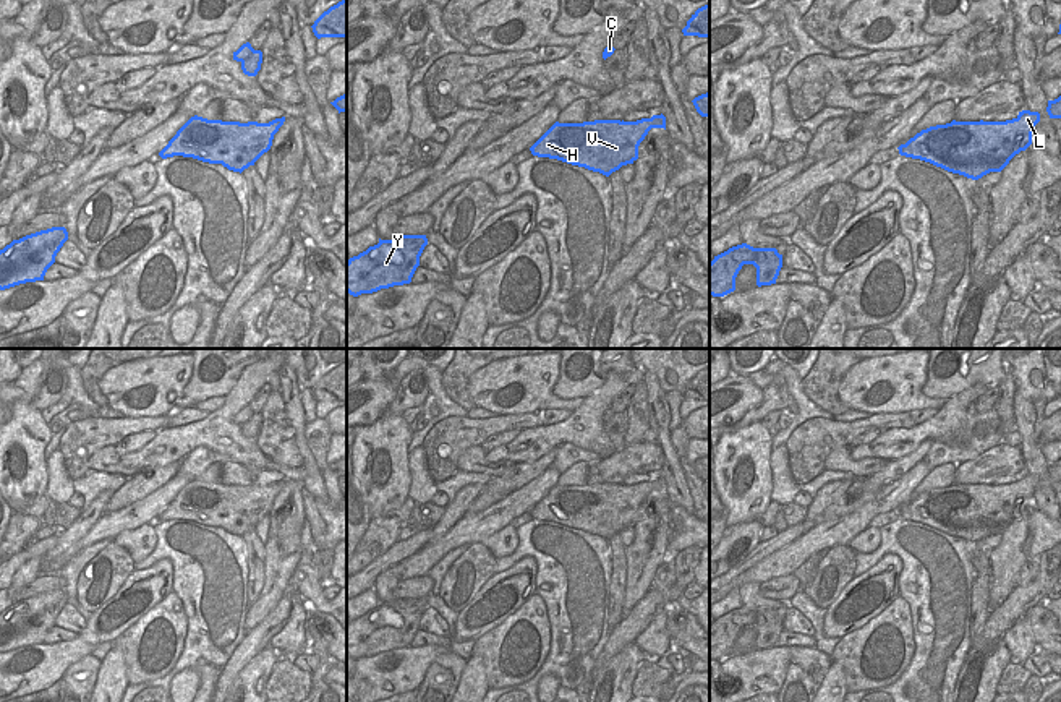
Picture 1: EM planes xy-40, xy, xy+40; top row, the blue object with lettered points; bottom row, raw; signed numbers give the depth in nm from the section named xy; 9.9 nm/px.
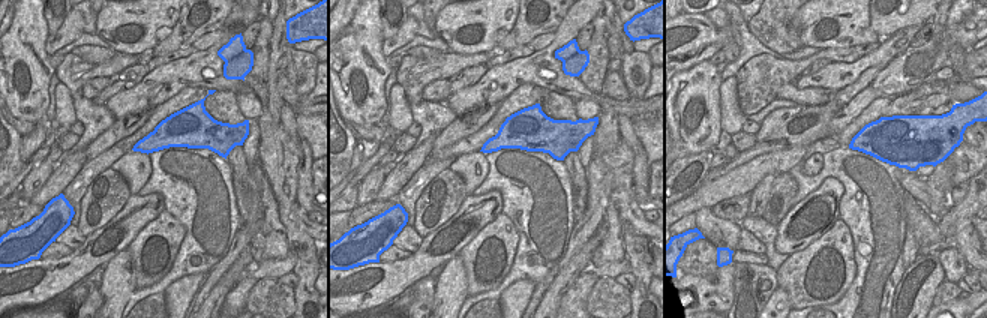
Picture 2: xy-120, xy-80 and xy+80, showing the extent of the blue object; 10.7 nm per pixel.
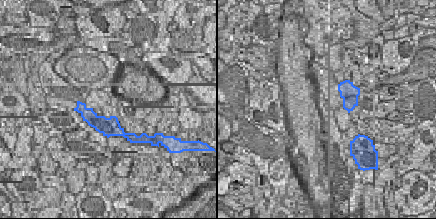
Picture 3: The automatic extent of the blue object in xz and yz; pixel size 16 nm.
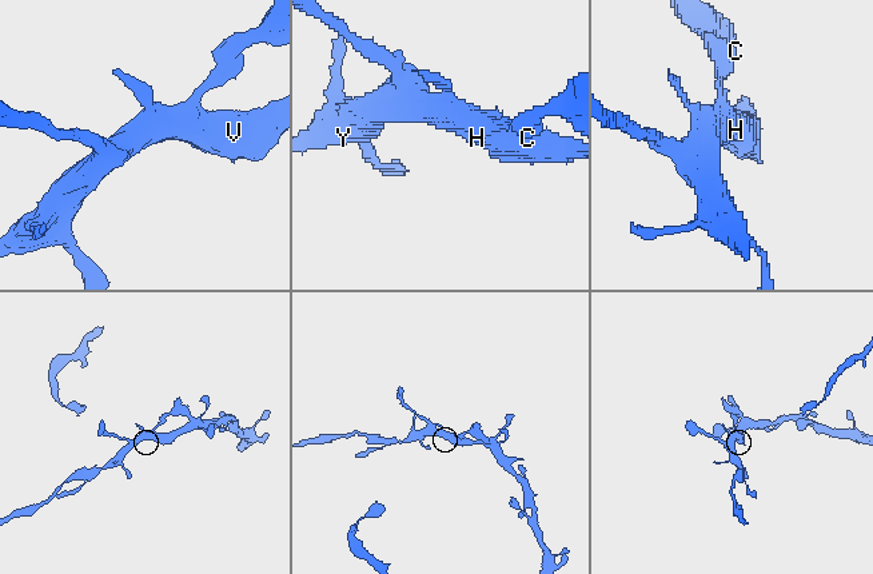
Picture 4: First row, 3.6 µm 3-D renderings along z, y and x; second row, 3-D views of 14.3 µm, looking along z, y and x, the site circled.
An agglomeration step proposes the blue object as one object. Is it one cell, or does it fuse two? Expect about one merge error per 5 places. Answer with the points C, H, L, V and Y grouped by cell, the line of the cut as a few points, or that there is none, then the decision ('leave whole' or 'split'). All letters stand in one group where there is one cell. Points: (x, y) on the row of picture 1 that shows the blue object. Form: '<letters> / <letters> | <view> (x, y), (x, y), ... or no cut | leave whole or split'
C H L V Y | no cut | leave whole

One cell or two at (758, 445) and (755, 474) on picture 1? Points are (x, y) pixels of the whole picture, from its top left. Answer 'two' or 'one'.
one

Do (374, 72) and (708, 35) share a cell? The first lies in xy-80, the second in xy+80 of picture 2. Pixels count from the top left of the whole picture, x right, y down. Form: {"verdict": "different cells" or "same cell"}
{"verdict": "different cells"}

